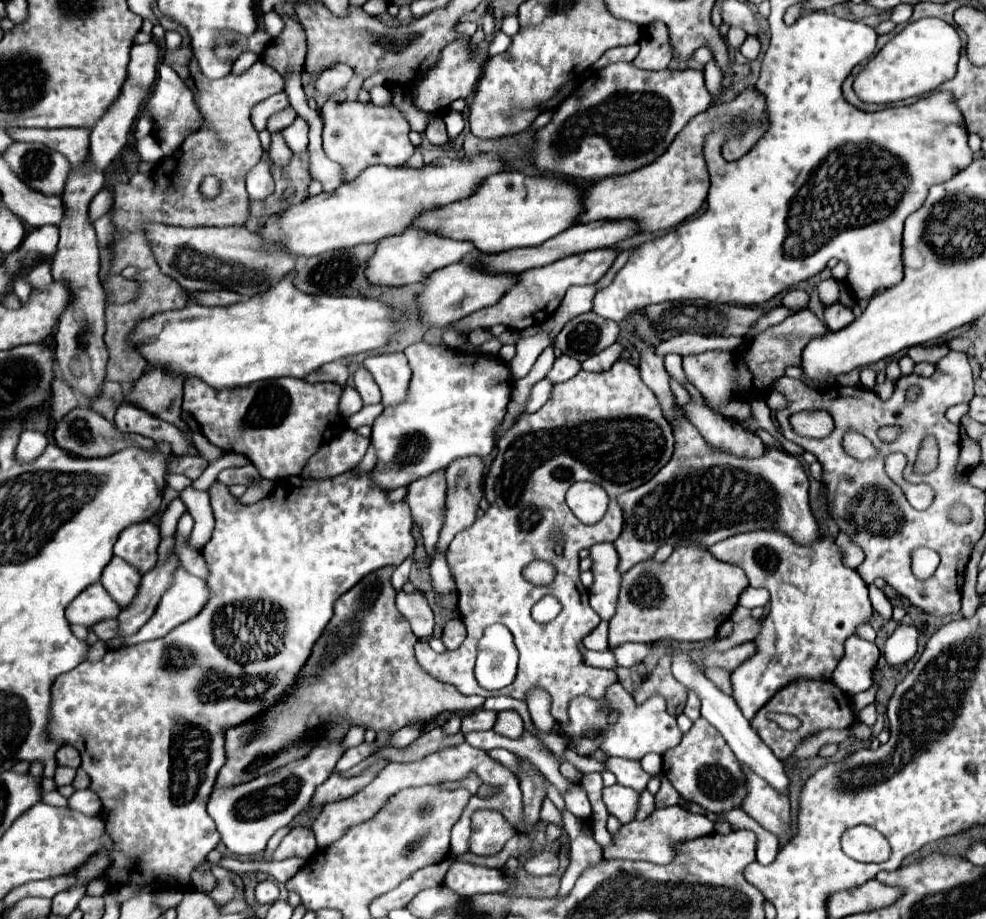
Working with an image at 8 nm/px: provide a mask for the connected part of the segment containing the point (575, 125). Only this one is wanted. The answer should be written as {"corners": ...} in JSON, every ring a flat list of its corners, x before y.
{"corners":[[614,63,594,73,558,105,552,121,536,135,532,161,550,175,574,179,630,173,658,159,686,123,710,105,702,71,644,71,632,63]]}

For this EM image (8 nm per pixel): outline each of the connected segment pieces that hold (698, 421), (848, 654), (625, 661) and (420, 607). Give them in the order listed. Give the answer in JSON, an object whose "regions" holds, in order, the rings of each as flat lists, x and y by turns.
{"regions":[[[688,385,686,389,694,399,690,405,684,407,686,415,702,431,704,439,712,447,724,449,738,457,760,457,764,453,764,443,760,441,758,435,742,429,736,421,726,419,724,415,706,407,694,387]],[[852,635,844,643,844,655,832,673,832,681,846,693,856,695,868,691,874,683,872,675,878,663,880,651,874,643]],[[624,643,624,645,618,645,612,649,616,663,620,667,632,667,632,665,642,663,642,659,648,655,648,651,650,651,650,647,644,643]],[[398,593,396,605,400,613,410,621,412,631,416,637,426,639,434,631,434,613,424,595,404,595]]]}

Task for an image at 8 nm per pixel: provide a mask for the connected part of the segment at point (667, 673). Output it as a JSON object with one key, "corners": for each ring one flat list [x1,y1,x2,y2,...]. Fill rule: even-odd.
{"corners":[[660,657,654,671,634,687,632,697,636,703,644,703,650,695,656,693,660,693,666,699,670,713,672,713,672,705,674,705,674,713,680,713,686,705,687,689,674,679,668,657]]}

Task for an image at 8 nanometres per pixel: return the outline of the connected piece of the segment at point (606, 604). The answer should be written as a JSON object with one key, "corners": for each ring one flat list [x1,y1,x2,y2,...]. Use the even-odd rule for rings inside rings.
{"corners":[[598,543,590,547,594,559,594,585,590,587,590,605,602,621,610,621,618,603,618,587,622,573,618,571,618,551,612,543]]}

